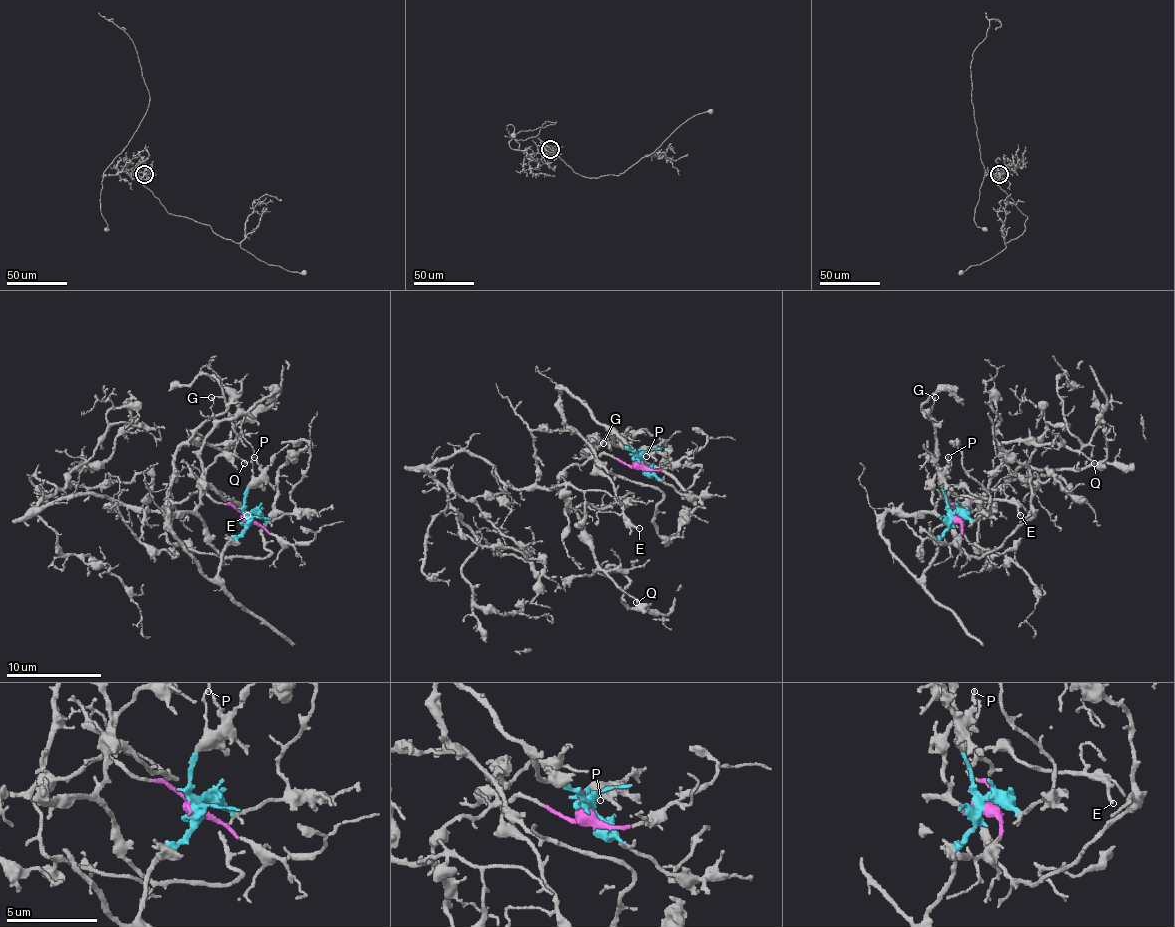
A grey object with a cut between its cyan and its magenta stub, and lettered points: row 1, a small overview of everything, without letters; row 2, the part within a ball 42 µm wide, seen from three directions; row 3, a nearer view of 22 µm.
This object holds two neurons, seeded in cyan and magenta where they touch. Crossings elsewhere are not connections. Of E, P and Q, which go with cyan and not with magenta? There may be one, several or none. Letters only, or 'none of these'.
P

